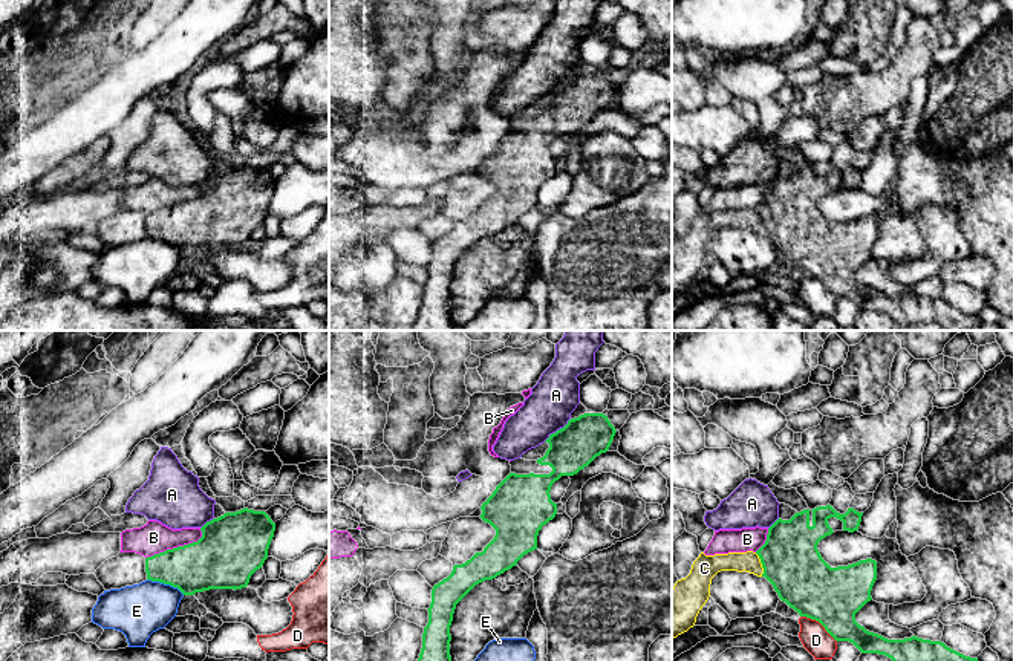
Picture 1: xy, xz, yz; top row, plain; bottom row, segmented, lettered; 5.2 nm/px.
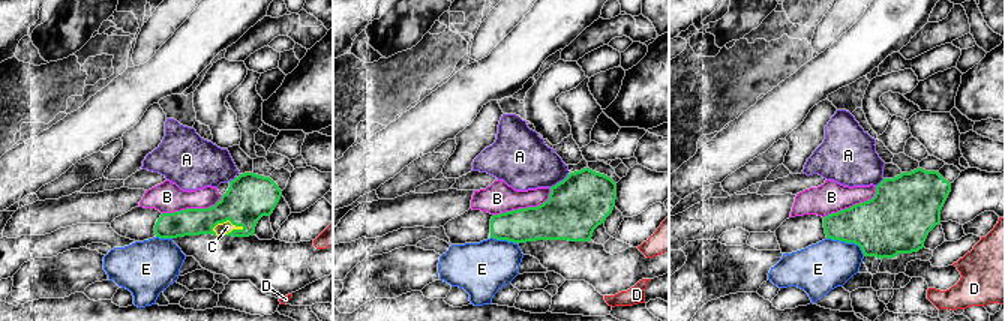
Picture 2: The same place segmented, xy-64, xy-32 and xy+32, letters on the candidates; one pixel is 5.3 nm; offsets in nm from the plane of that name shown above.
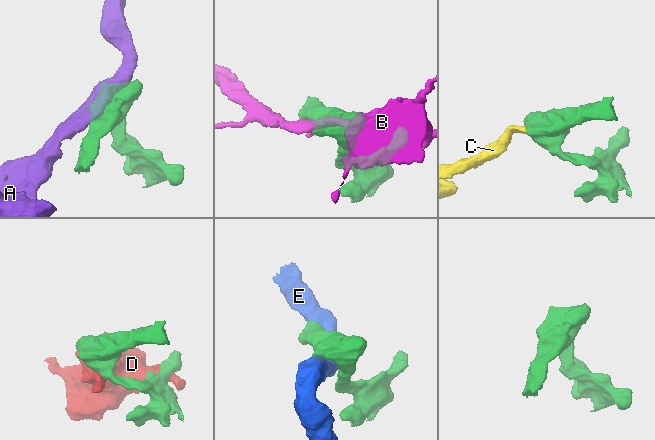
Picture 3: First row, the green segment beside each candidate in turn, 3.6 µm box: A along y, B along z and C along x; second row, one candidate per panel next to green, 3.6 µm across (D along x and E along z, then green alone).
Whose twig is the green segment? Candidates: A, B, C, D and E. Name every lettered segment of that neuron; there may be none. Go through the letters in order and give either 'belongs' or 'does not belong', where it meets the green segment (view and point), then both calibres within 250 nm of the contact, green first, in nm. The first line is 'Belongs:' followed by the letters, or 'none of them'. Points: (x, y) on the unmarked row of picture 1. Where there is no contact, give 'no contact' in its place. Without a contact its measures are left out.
Belongs: C
A: does not belong | xz (557, 87) | 240/240 nm
B: does not belong | xy (178, 204) | 320/160 nm
C: belongs | yz (762, 222) | 300/110 nm
D: does not belong | yz (819, 279) | 300/150 nm
E: does not belong | xy (166, 240) | 280/280 nm

